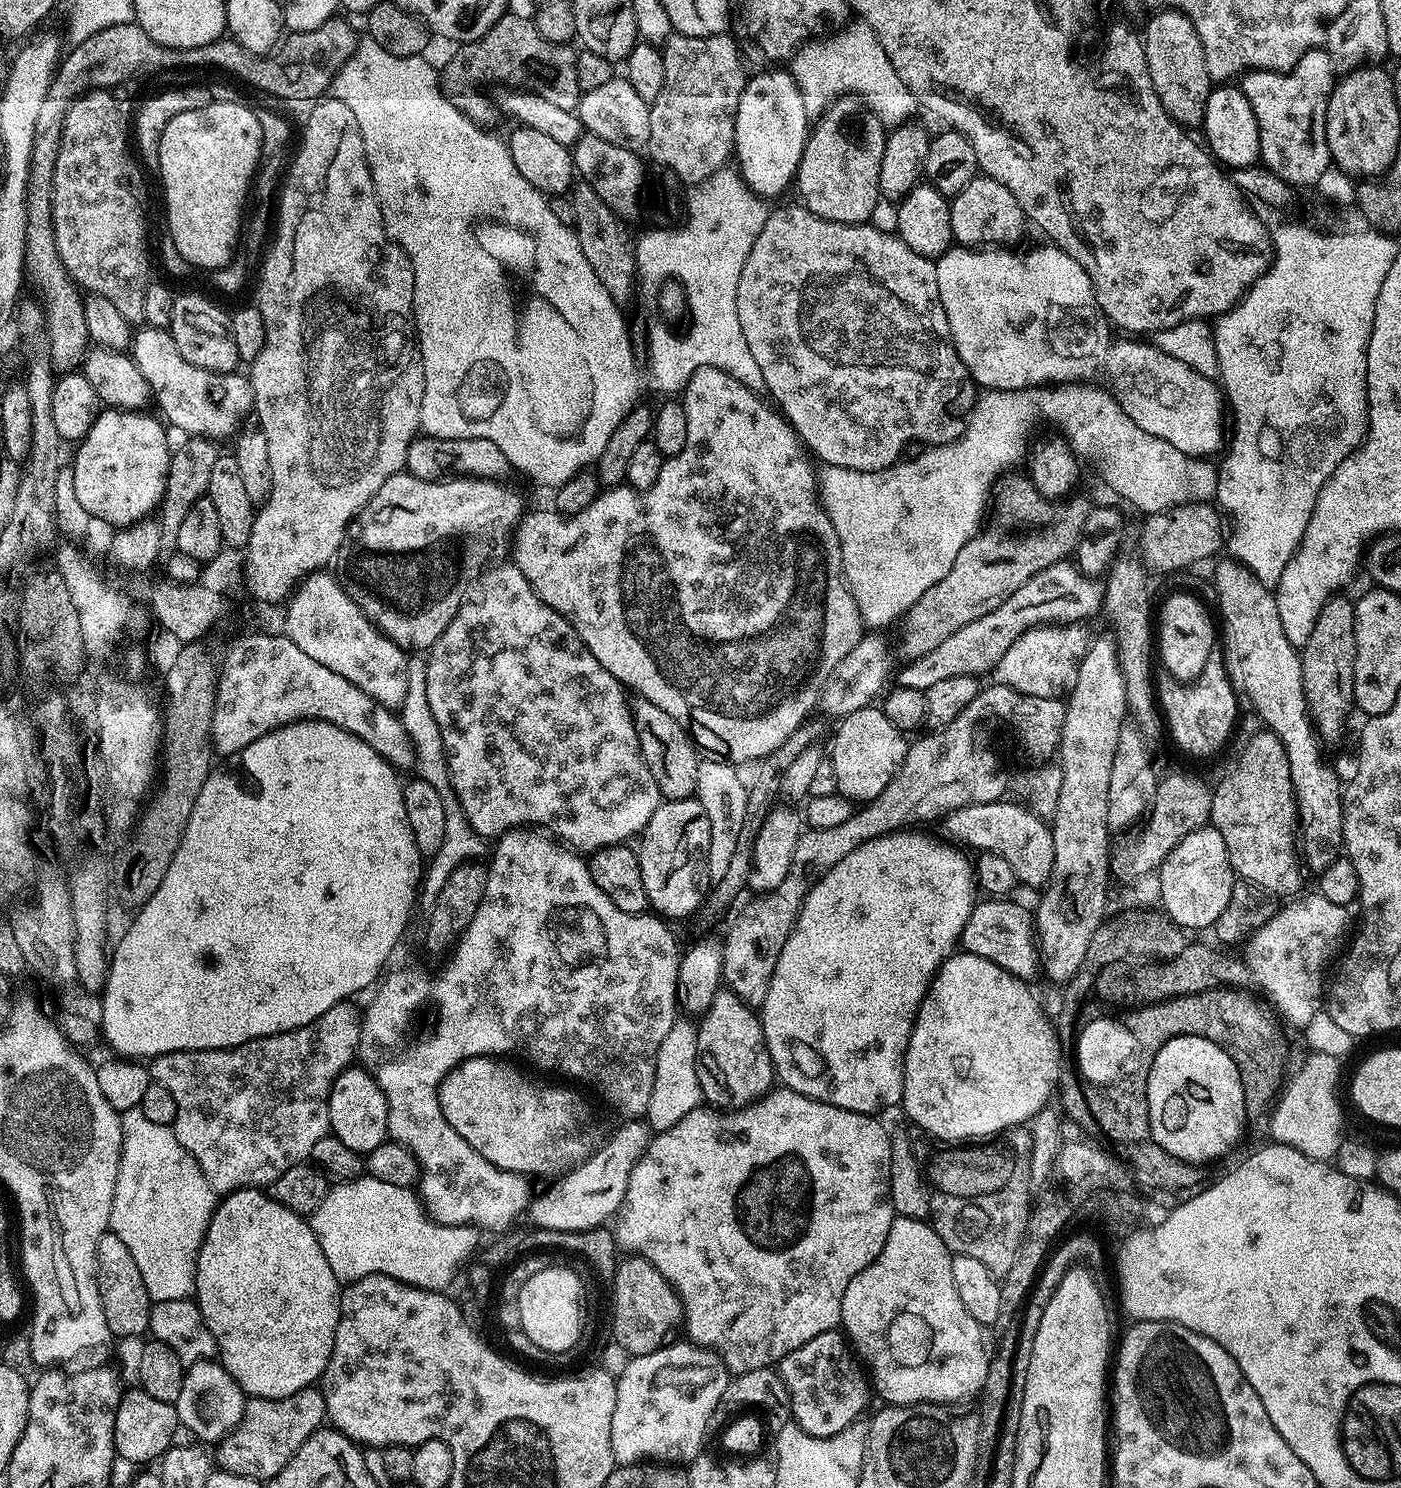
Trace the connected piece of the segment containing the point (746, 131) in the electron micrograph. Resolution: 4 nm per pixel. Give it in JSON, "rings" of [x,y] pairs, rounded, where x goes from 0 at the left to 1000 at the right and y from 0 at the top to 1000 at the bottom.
{"rings":[[[565,48],[545,48],[532,56],[525,77],[524,108],[529,121],[540,132],[554,132],[561,128],[562,124],[564,126],[577,88],[578,79],[574,65]]]}

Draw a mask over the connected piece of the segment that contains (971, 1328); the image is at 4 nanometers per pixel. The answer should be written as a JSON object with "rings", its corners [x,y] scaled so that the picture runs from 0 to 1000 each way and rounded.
{"rings":[[[640,817],[635,824],[635,829],[632,829],[630,843],[627,843],[627,845],[604,864],[604,870],[601,870],[602,894],[612,912],[618,917],[625,938],[626,935],[632,944],[680,945],[685,941],[691,941],[693,938],[695,940],[704,929],[707,909],[704,905],[702,907],[701,890],[692,886],[690,878],[687,878],[687,872],[684,872],[680,845],[680,842],[662,820]]]}

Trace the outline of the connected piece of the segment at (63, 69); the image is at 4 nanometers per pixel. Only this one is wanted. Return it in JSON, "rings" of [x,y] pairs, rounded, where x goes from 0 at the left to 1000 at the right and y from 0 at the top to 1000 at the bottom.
{"rings":[[[96,15],[76,17],[76,20],[64,23],[61,28],[51,30],[49,33],[37,50],[36,60],[33,60],[33,66],[30,69],[27,80],[24,82],[22,112],[40,111],[44,87],[47,85],[47,77],[54,67],[63,62],[82,60],[82,56],[93,53],[96,48],[114,48],[116,46],[128,47],[128,40],[143,40],[143,35],[138,35],[136,32],[126,32],[124,35],[117,35],[118,31],[111,30],[110,26],[107,26],[107,23],[104,23],[104,20],[101,20]]]}

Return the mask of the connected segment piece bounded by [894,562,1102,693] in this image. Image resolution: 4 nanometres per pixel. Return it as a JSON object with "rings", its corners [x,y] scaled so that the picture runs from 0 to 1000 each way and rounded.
{"rings":[[[754,378],[744,382],[741,386],[727,394],[715,407],[707,410],[707,413],[701,413],[701,415],[695,415],[687,423],[681,423],[678,429],[674,429],[667,437],[657,441],[652,440],[651,444],[645,450],[640,451],[639,459],[644,462],[662,466],[664,461],[673,458],[675,456],[685,454],[702,455],[702,452],[710,452],[713,450],[716,440],[721,436],[724,430],[734,422],[740,420],[767,419],[776,417],[787,409],[787,401],[784,397],[779,398],[780,390],[769,386],[767,378]]]}

